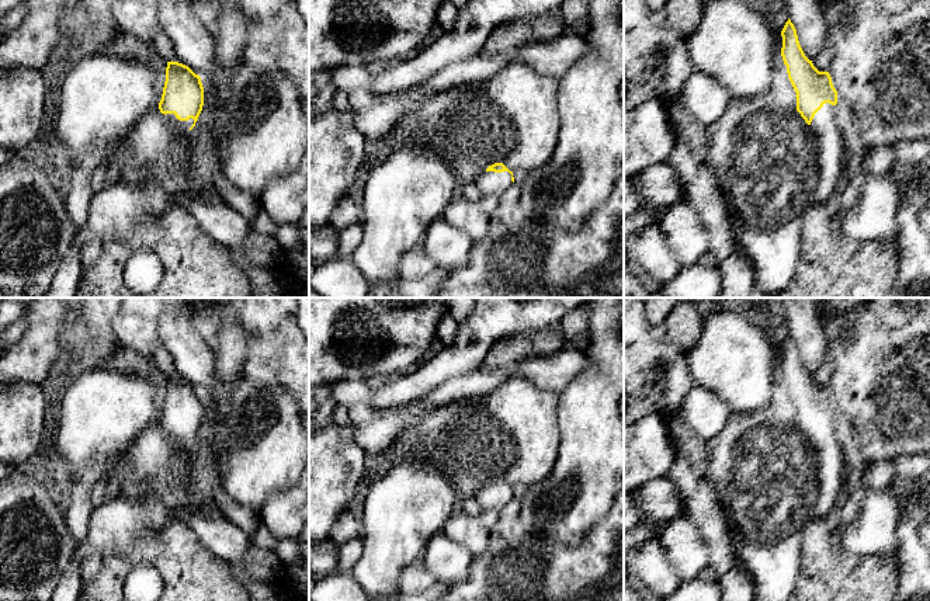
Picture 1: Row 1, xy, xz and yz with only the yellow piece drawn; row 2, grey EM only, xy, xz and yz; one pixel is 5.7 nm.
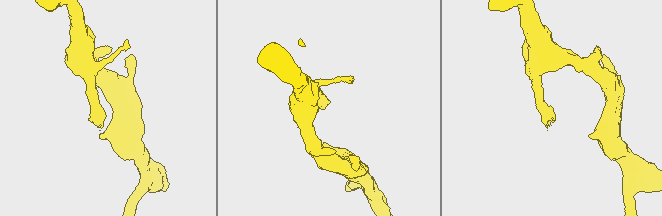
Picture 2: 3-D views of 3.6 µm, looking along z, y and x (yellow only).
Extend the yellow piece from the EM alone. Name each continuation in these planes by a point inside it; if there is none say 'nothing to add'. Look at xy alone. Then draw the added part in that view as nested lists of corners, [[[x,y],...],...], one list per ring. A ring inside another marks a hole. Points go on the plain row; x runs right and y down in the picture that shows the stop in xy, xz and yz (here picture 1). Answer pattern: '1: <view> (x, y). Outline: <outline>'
1: xy (184, 441). Outline: [[[166,428],[166,431],[169,432],[169,435],[177,442],[181,445],[181,448],[188,448],[190,447],[190,442],[192,441],[194,438],[194,434],[190,432],[188,435],[180,435],[176,432],[174,428]]]

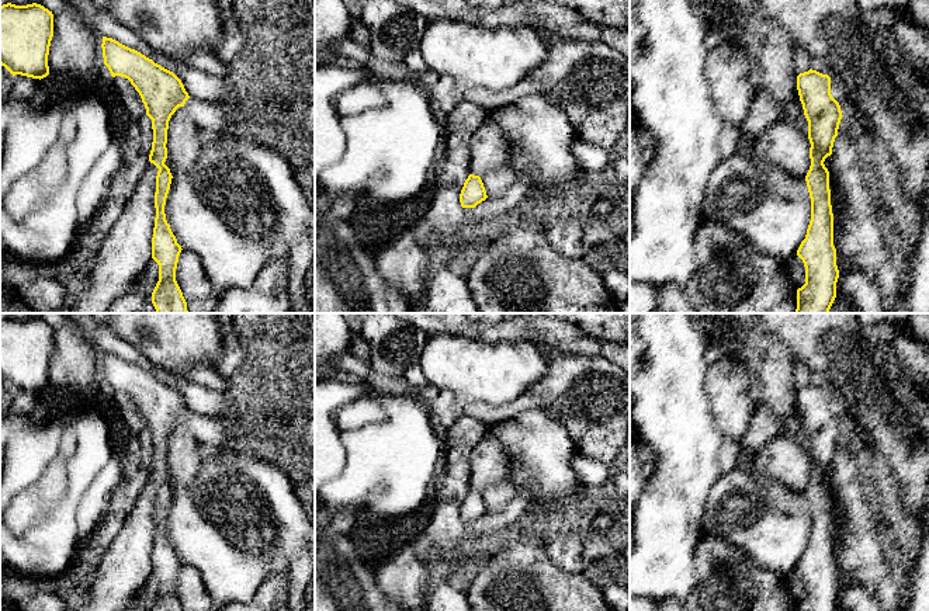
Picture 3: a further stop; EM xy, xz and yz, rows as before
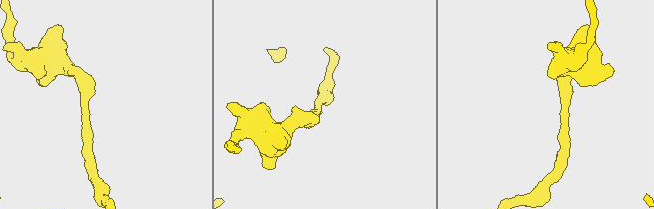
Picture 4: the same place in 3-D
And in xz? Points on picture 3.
nothing to add

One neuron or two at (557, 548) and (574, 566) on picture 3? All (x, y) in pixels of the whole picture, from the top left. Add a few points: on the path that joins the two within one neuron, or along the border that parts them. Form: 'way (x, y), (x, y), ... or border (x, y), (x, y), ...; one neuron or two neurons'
way (561, 552), (571, 562); one neuron

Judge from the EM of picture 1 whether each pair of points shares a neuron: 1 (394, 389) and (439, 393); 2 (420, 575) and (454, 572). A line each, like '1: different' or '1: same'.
1: different
2: different

